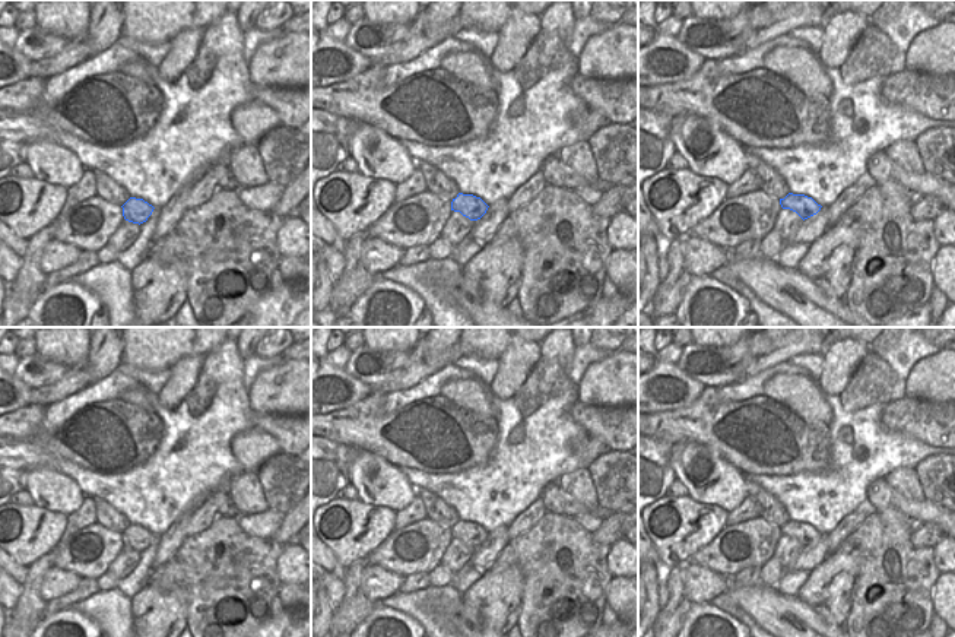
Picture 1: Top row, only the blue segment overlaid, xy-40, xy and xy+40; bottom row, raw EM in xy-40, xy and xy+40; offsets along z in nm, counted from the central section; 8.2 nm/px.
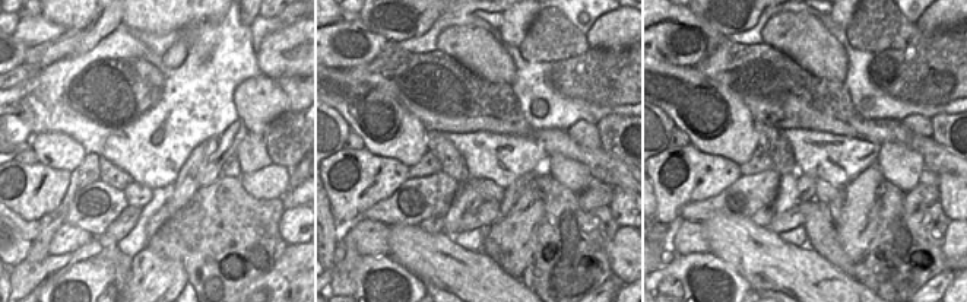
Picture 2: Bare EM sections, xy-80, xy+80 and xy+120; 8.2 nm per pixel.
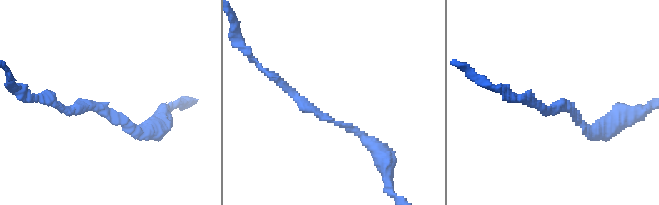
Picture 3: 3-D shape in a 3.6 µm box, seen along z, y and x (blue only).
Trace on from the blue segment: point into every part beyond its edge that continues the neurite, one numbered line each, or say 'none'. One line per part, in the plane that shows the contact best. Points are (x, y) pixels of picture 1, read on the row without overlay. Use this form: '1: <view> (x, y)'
none

